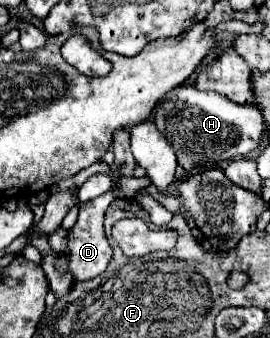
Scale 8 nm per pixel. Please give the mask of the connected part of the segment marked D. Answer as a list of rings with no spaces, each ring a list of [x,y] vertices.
[[[119,177],[119,183],[117,183],[117,189],[111,189],[107,193],[103,193],[101,197],[95,197],[93,201],[89,203],[83,203],[79,205],[79,219],[75,223],[75,227],[69,230],[68,243],[65,249],[65,256],[68,261],[69,269],[71,269],[71,275],[73,275],[73,281],[89,281],[97,275],[101,275],[109,261],[111,261],[111,255],[113,255],[113,249],[105,237],[105,229],[103,229],[103,217],[109,209],[109,205],[117,199],[117,197],[133,197],[137,189],[149,185],[149,177]]]

